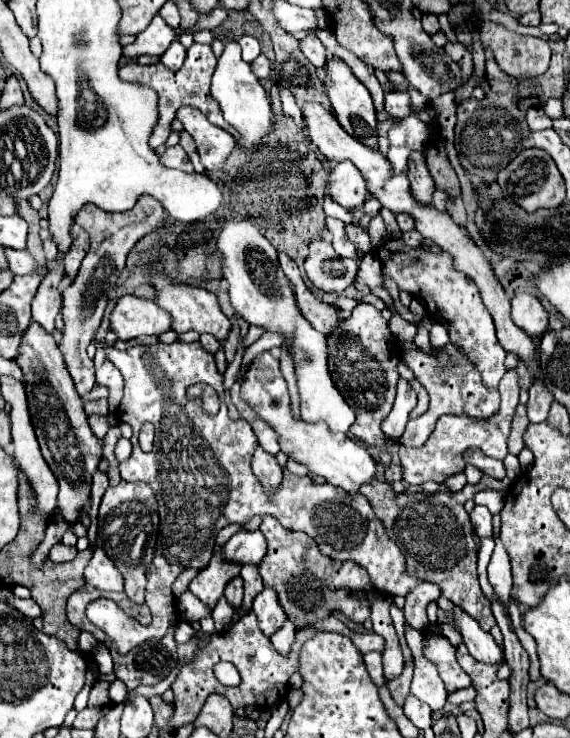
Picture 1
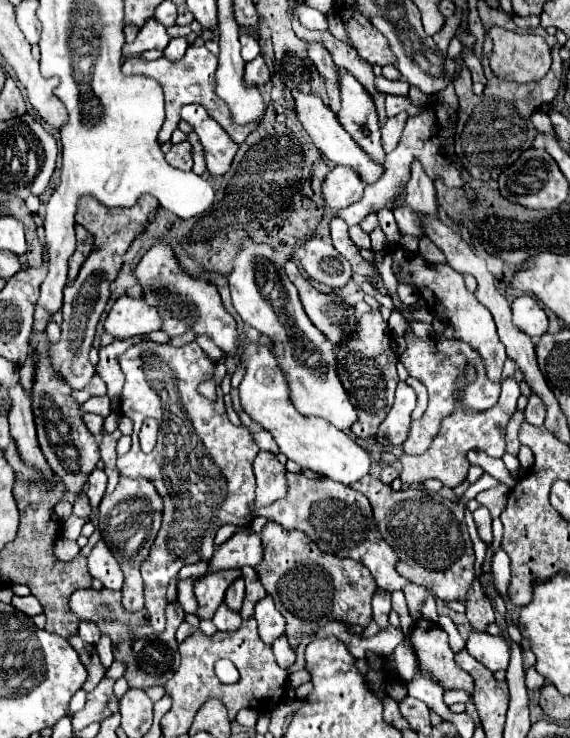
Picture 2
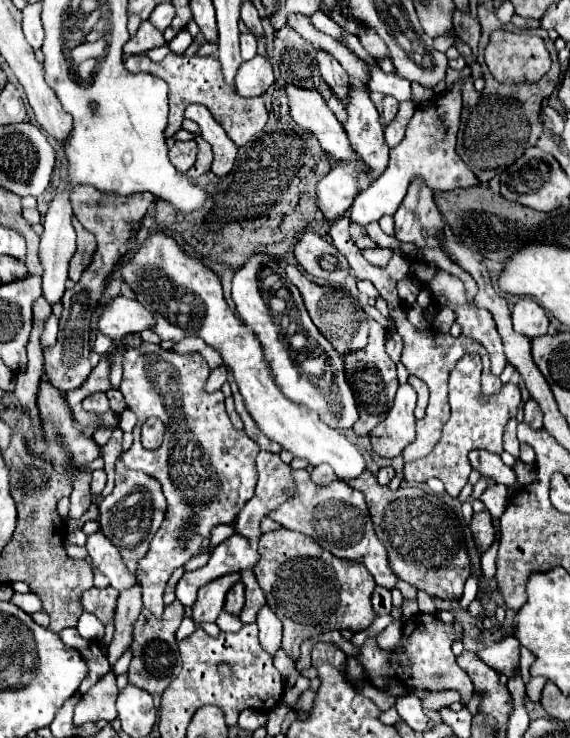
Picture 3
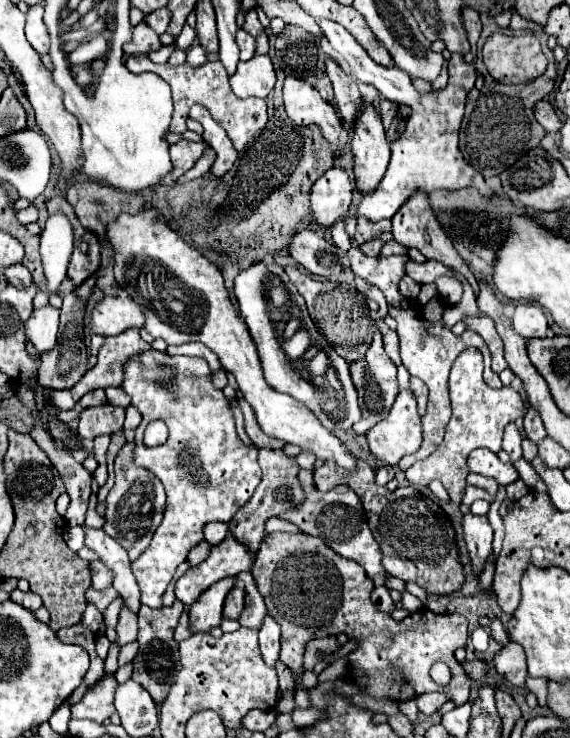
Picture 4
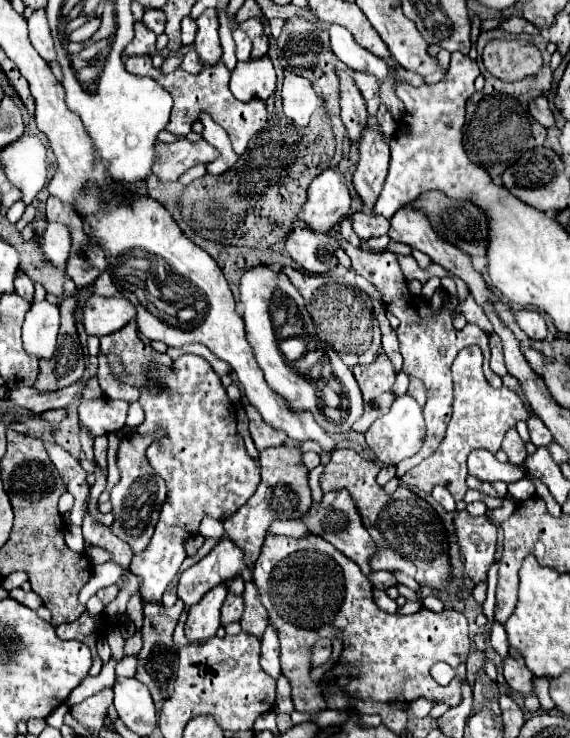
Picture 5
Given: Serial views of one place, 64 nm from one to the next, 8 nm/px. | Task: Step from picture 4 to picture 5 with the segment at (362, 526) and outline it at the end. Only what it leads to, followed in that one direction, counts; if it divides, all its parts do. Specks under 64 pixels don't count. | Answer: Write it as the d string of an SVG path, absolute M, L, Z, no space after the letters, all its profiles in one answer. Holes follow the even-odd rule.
M334 490L334 492L324 494L322 500L320 500L320 504L312 502L310 510L304 512L300 520L308 526L310 534L322 536L334 548L338 548L346 558L354 560L362 568L364 576L370 576L374 572L372 566L370 566L370 560L376 554L376 544L370 538L370 534L368 534L368 530L366 530L366 526L364 526L364 522L360 518L360 512L358 512L358 508L356 508L350 492L346 492L346 490Z

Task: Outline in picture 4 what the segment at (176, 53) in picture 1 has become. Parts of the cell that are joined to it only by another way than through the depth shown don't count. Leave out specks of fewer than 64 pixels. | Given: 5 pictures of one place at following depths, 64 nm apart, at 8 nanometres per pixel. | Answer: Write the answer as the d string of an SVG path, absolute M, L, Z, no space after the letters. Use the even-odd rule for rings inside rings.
M186 24L186 26L182 28L182 32L180 32L180 36L174 40L174 48L180 48L180 50L188 50L194 38L196 38L196 30L194 30L194 28L190 28L190 26Z

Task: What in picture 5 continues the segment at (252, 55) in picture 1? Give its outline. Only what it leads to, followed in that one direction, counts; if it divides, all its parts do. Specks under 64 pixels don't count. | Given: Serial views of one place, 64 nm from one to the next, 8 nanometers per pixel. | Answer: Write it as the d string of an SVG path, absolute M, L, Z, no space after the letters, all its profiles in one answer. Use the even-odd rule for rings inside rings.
M236 28L236 32L234 32L234 42L236 42L236 56L238 56L238 60L250 60L252 40L240 28Z

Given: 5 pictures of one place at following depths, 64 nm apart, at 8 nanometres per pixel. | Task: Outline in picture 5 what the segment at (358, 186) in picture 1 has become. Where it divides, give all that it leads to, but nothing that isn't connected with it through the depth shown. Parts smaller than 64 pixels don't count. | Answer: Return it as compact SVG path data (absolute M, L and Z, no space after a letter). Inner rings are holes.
M336 168L324 170L308 188L308 200L300 218L318 232L328 232L350 212L350 190Z

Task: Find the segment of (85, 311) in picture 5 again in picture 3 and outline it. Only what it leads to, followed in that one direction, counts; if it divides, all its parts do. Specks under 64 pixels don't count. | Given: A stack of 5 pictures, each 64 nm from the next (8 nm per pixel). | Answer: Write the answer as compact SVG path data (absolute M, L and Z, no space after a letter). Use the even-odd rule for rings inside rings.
M116 296L102 312L98 320L98 330L110 336L114 342L130 334L140 334L142 330L154 328L154 314L144 308L138 300Z

